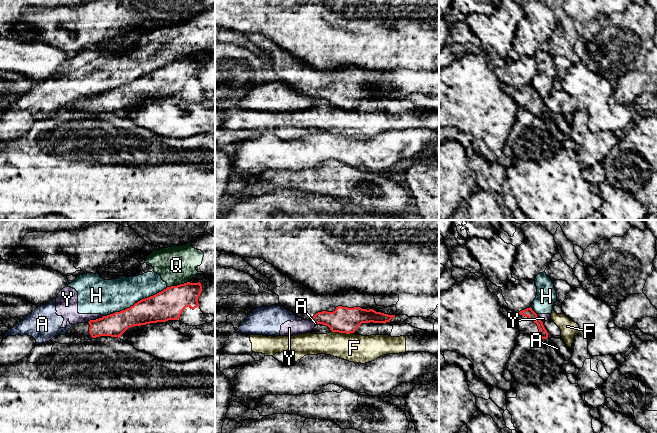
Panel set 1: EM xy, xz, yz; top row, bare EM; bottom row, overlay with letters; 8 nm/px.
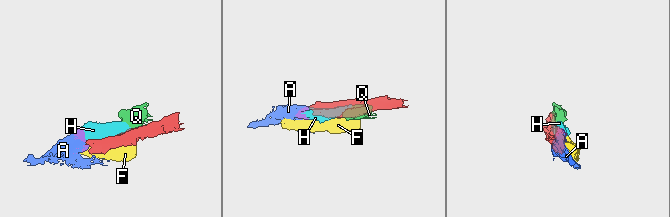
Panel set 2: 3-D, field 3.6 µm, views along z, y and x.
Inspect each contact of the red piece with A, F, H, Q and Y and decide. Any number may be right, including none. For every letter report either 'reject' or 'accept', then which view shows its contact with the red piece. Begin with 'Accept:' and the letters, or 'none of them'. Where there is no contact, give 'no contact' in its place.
Accept: none of them
A: reject | xz
F: reject | xz
H: reject | xy
Q: reject | xy
Y: reject | xy

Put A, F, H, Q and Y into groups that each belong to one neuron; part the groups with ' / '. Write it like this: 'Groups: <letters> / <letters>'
Groups: A H Q Y / F

